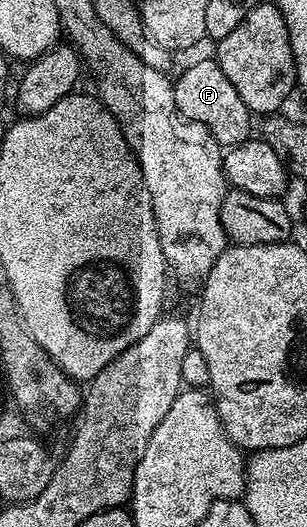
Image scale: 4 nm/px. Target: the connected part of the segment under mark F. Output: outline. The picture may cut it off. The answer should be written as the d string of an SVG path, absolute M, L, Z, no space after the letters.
M216 59L209 61L197 61L189 65L173 81L173 94L175 95L175 107L181 112L182 118L195 123L203 123L211 135L215 135L217 142L223 147L242 145L250 140L249 120L251 114L248 107L239 99L239 91L231 84L231 79L223 73L223 67L219 67Z

